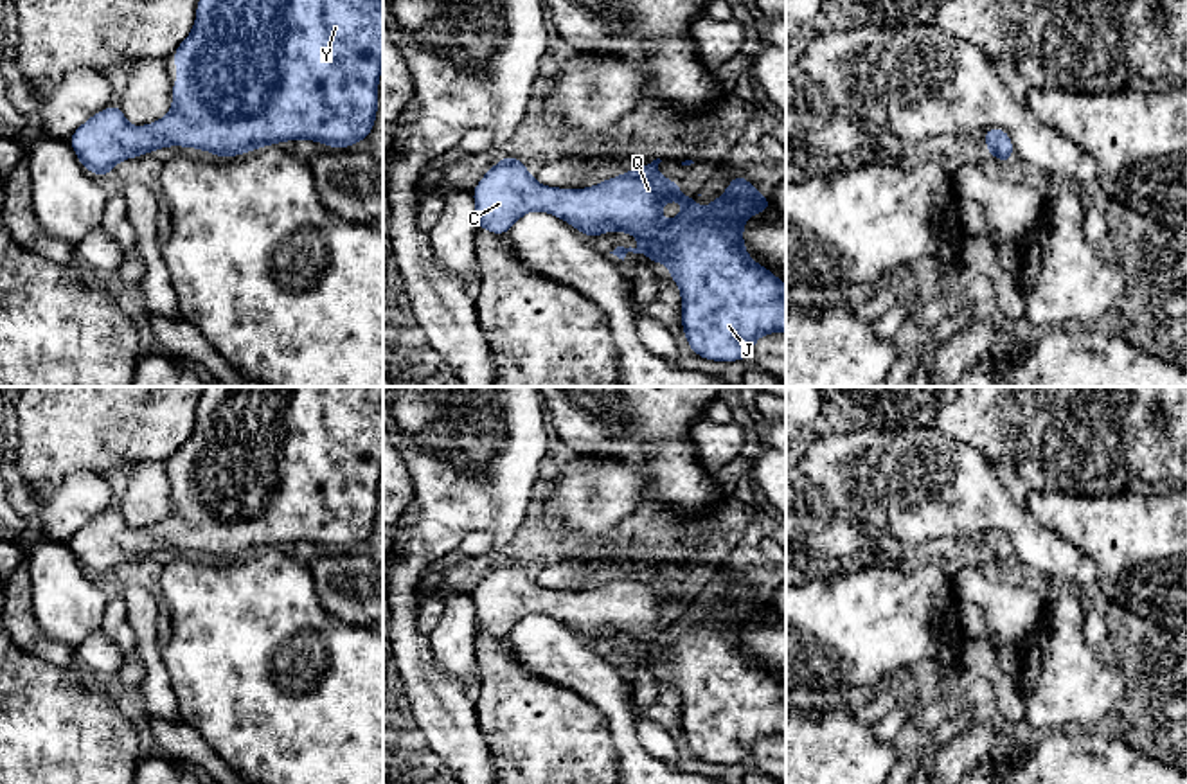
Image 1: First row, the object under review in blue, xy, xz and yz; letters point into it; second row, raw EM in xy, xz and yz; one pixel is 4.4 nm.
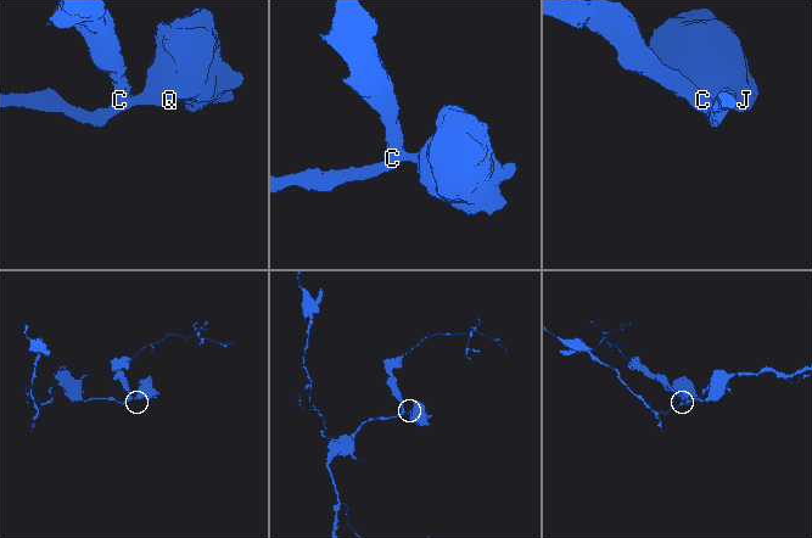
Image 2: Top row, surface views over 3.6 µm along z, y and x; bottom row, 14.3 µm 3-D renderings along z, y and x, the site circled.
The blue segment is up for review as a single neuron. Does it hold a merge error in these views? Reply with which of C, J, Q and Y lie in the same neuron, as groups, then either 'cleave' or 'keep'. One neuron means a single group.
groups C J Q Y; keep

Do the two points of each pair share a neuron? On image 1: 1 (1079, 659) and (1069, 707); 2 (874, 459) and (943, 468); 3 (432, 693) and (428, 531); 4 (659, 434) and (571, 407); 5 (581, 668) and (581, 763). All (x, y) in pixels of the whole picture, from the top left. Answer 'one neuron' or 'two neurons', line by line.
1: one neuron
2: one neuron
3: one neuron
4: one neuron
5: two neurons

